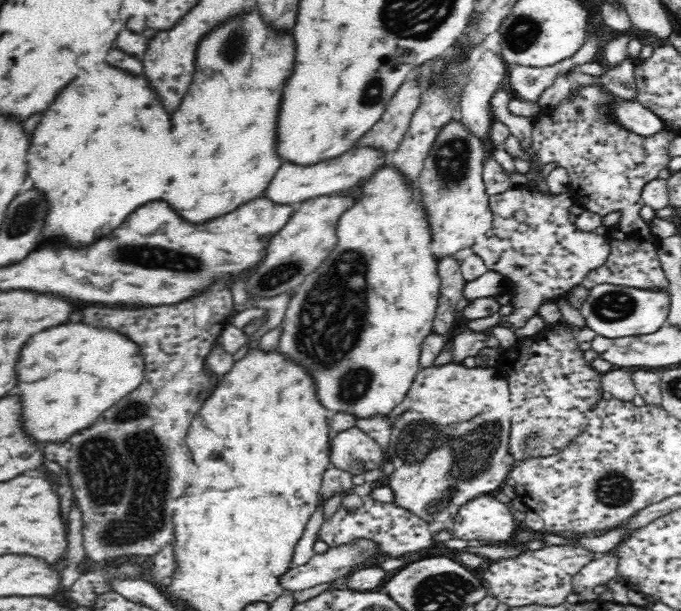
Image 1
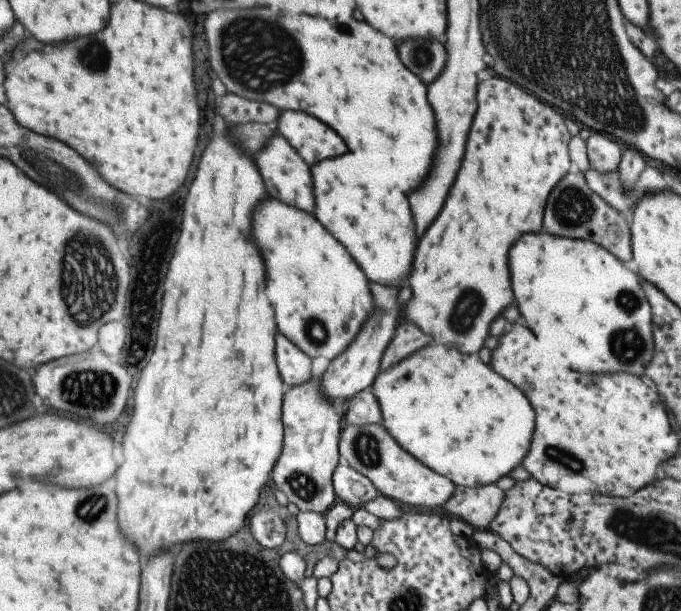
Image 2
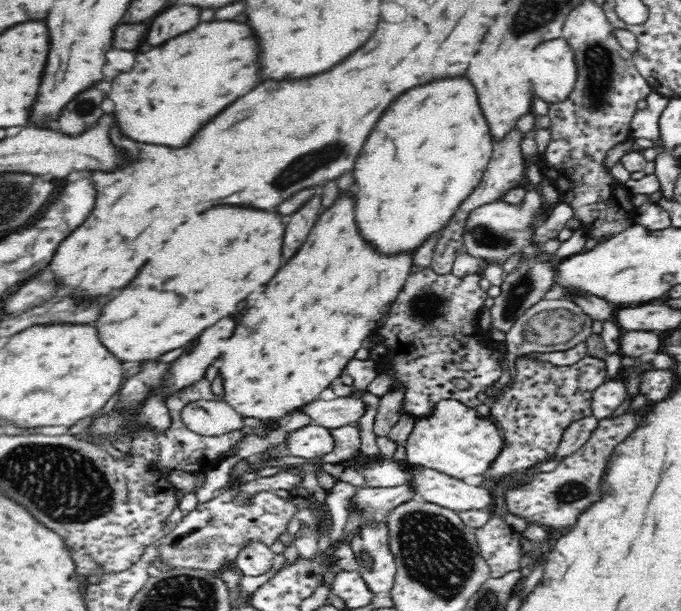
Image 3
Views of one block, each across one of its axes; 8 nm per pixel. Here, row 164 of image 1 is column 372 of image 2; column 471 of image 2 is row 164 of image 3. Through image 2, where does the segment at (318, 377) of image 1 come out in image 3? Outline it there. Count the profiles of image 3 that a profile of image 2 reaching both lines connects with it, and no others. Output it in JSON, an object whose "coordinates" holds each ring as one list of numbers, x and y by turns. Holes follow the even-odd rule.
{"coordinates":[[450,76,402,92,376,122,362,156,354,164,358,184,358,226,370,242,384,252,417,248,440,226,446,226,458,205,481,181,492,158,494,137,468,78]]}

